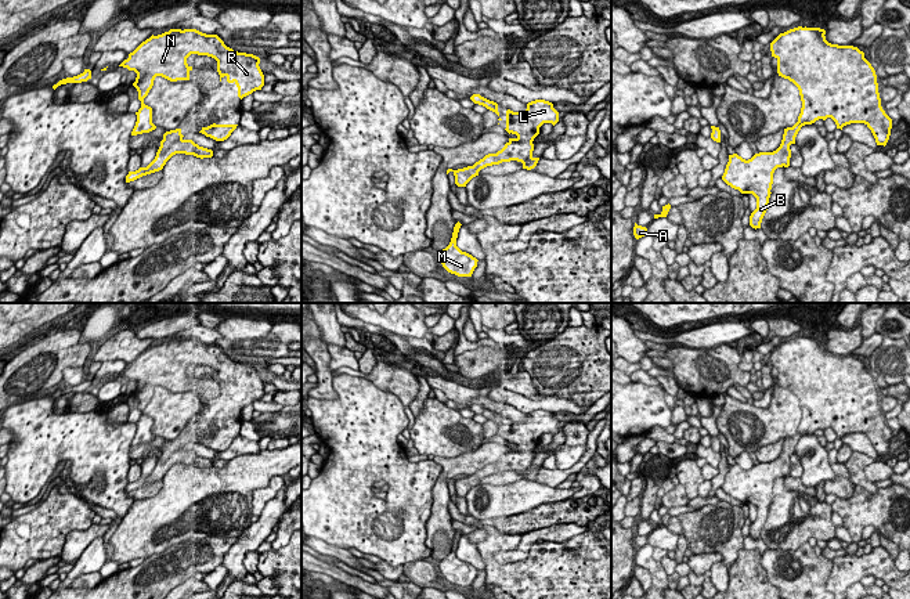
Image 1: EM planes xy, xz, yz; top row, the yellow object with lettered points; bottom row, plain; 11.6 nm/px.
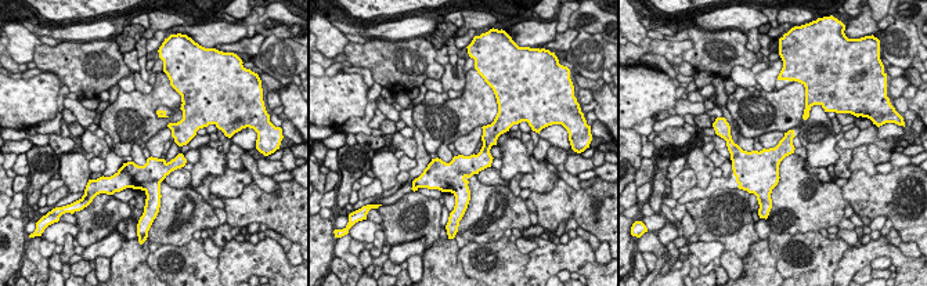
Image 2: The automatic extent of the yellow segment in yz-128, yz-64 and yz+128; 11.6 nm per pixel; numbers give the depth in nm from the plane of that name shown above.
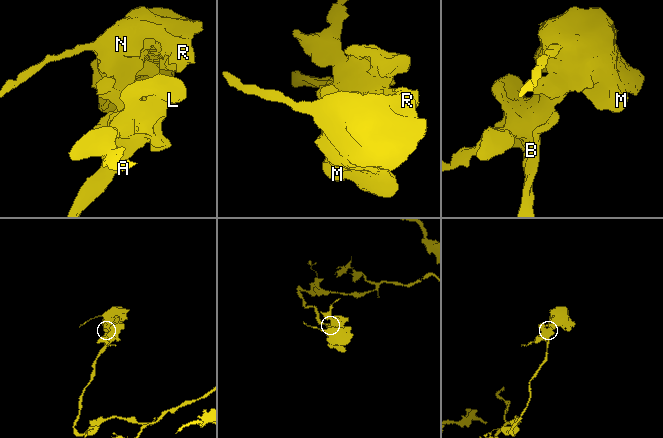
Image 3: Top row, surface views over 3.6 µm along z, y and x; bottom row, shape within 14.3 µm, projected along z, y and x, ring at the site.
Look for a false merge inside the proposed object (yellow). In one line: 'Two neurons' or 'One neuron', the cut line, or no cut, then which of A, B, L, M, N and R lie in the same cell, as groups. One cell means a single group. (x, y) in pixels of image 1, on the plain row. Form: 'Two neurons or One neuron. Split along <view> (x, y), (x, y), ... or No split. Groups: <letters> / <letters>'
One neuron. No split. Groups: A B L M N R

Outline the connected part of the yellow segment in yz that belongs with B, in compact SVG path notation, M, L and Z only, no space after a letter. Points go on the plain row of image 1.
M798 336L780 343L770 353L772 367L777 369L779 386L788 389L799 400L802 418L798 432L792 437L784 439L781 454L773 462L759 462L748 470L737 463L729 465L722 490L741 504L752 504L756 508L756 519L750 526L750 535L755 540L761 538L768 520L773 483L777 477L790 476L790 455L795 454L795 447L802 436L831 427L841 440L851 433L864 433L871 440L877 455L885 457L889 450L892 429L881 416L874 378L857 357L831 354L824 344L826 340L820 338Z

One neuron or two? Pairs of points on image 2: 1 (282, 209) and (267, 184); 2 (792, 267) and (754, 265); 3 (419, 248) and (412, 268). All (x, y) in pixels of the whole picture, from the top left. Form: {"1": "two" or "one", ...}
{"1": "two", "2": "two", "3": "two"}

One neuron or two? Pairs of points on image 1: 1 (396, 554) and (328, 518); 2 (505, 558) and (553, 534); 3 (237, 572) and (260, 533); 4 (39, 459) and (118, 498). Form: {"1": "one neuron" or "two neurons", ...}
{"1": "one neuron", "2": "one neuron", "3": "one neuron", "4": "one neuron"}

